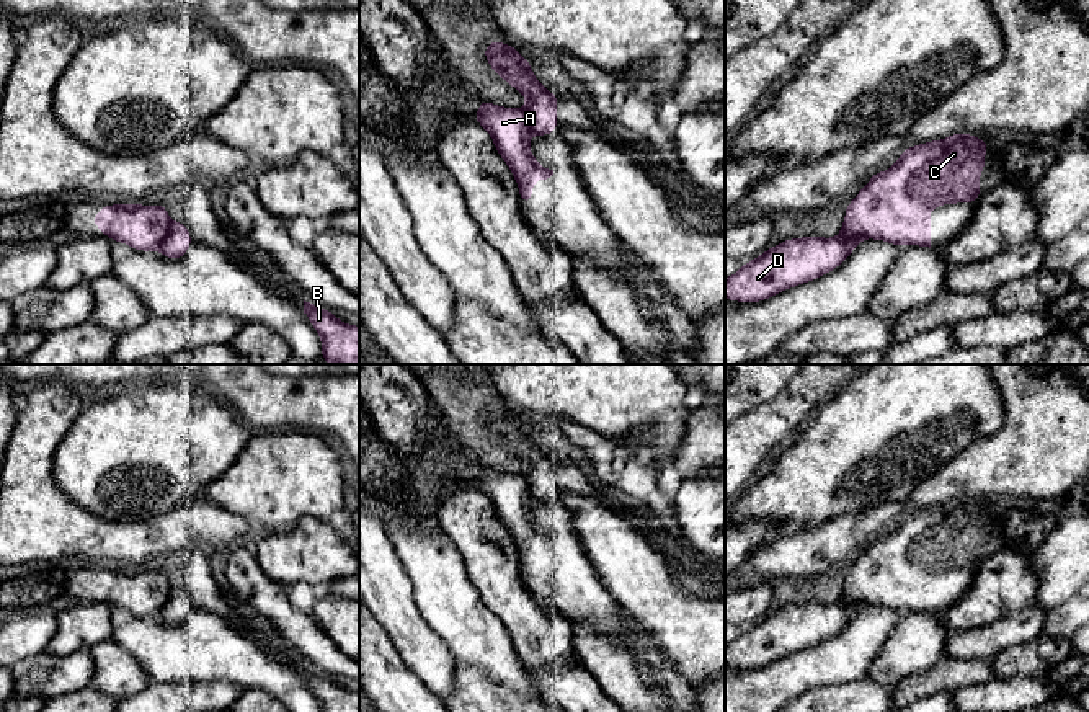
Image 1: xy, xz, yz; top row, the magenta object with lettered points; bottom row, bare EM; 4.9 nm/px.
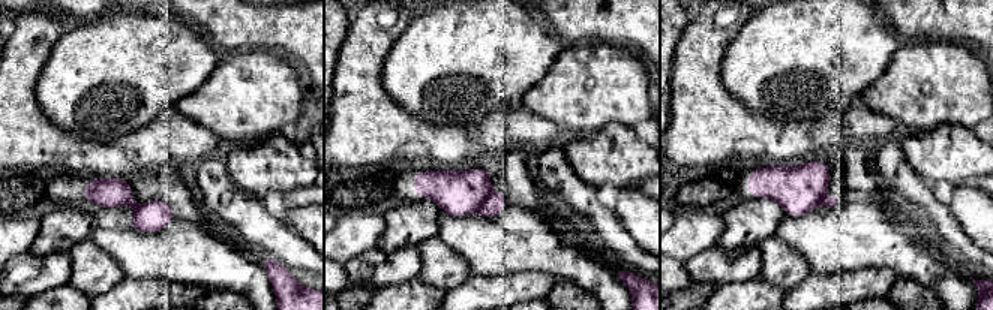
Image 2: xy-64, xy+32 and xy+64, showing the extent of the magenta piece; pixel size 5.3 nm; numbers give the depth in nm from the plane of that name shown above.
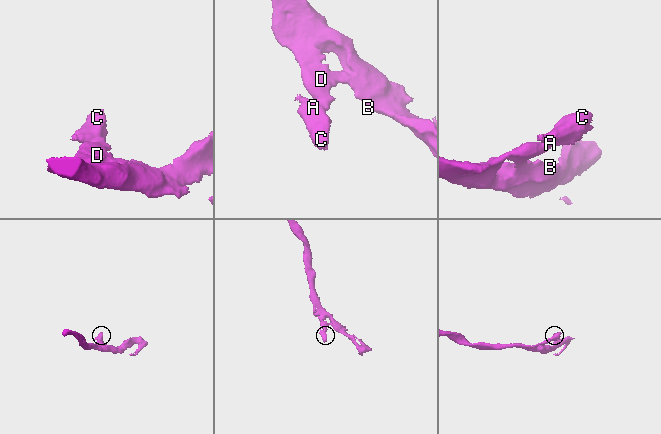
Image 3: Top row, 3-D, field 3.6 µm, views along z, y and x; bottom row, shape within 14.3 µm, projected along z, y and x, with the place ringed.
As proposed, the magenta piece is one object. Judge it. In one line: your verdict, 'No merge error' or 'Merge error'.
Merge error

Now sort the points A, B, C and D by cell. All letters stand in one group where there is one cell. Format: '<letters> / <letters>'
A C / B D

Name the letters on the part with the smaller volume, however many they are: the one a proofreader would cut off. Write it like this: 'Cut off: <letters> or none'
Cut off: A, C

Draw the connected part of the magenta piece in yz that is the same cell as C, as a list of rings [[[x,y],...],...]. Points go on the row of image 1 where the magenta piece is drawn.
[[[957,132],[905,149],[890,170],[875,171],[846,206],[839,235],[931,248],[929,211],[980,199],[978,176],[989,145],[973,134]]]

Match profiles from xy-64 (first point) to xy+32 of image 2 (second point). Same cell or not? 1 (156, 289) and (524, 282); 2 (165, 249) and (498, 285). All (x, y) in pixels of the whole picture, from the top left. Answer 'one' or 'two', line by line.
1: one
2: two

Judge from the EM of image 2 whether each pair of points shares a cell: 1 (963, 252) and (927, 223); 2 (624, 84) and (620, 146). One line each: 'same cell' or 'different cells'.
1: same cell
2: different cells

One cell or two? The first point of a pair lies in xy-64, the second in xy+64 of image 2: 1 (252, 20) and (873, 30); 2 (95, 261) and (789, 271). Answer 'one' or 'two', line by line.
1: two
2: one

